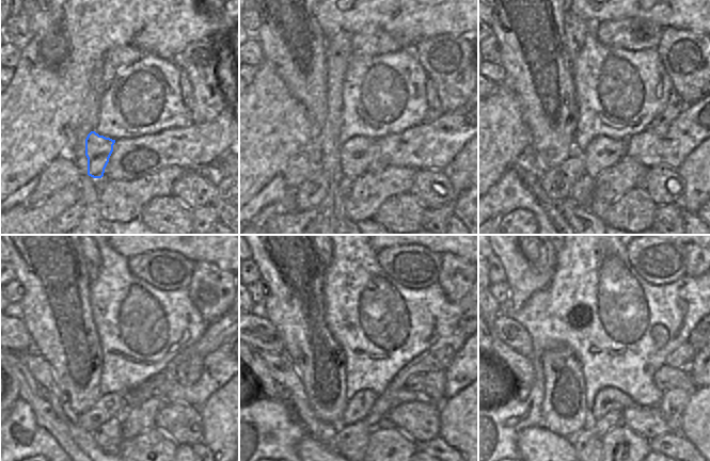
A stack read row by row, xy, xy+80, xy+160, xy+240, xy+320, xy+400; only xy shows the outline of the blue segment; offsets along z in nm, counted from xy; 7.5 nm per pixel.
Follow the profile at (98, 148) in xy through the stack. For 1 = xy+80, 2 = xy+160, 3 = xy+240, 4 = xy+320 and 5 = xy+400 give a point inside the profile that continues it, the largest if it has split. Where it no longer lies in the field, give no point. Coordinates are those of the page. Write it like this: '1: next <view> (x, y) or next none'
1: next xy+80 (356, 154)
2: next xy+160 (602, 152)
3: next xy+240 (157, 385)
4: next xy+320 (414, 383)
5: next xy+400 (665, 378)

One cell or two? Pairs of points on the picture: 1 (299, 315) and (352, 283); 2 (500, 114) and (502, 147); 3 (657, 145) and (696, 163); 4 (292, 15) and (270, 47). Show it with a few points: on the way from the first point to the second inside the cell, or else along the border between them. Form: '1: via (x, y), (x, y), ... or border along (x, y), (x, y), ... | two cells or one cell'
1: border along (321, 275), (324, 321), (327, 324) | two cells
2: via (500, 123), (503, 126), (502, 139) | one cell
3: border along (698, 143), (677, 170) | two cells
4: via (288, 22), (288, 29), (278, 40) | one cell

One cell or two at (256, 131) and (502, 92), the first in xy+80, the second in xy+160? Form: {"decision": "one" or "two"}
{"decision": "one"}

